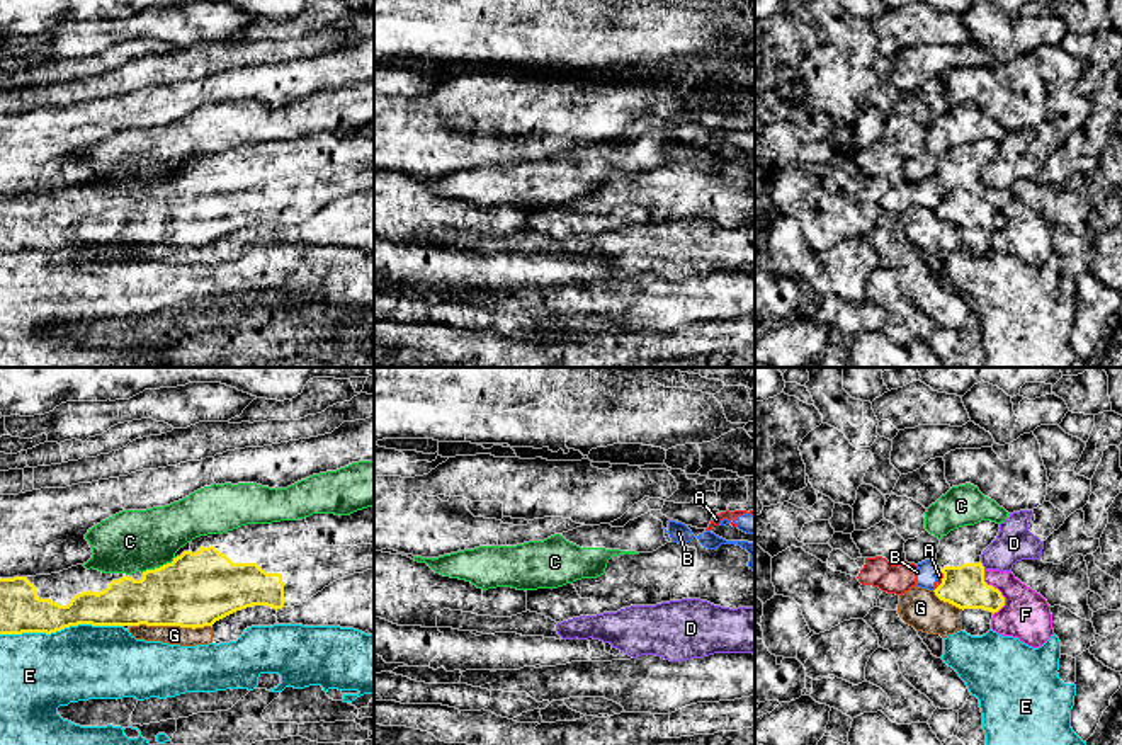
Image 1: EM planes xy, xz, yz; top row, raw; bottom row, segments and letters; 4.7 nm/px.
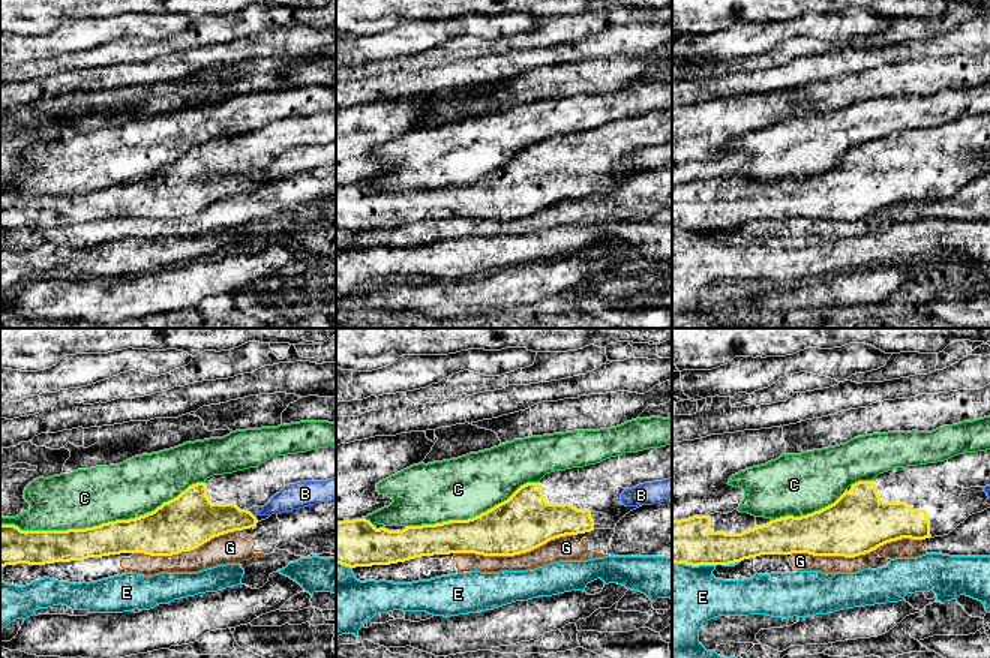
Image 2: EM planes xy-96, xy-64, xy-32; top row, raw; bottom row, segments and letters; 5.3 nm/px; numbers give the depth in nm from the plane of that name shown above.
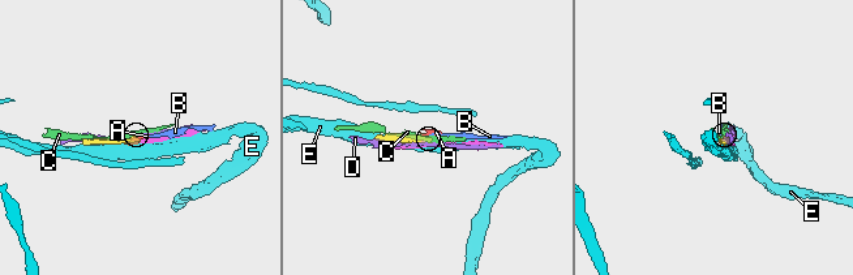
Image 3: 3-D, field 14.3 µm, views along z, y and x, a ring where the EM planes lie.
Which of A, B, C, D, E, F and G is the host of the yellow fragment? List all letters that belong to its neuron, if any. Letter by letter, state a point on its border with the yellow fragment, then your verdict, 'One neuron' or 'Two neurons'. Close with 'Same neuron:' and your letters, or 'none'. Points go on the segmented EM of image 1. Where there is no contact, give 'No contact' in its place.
A: Touches yellow at yz (942, 580). Two neurons
B: No contact. Two neurons
C: Touches yellow at xy (160, 567). Two neurons
D: Touches yellow at yz (981, 565). Two neurons
E: Touches yellow at xy (60, 630). Two neurons
F: Touches yellow at yz (998, 591). Two neurons
G: Touches yellow at xy (170, 625). Two neurons
Same neuron: none

